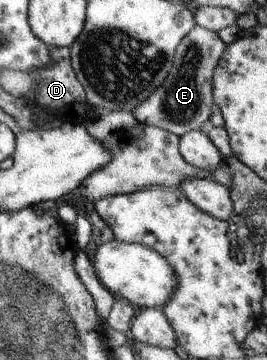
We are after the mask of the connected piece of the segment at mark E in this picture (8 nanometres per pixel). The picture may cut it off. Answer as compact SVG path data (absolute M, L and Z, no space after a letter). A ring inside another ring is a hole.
M195 25L175 47L171 68L162 83L132 110L141 125L162 128L176 137L189 131L201 130L208 123L212 104L210 78L221 53L226 47L216 32Z

